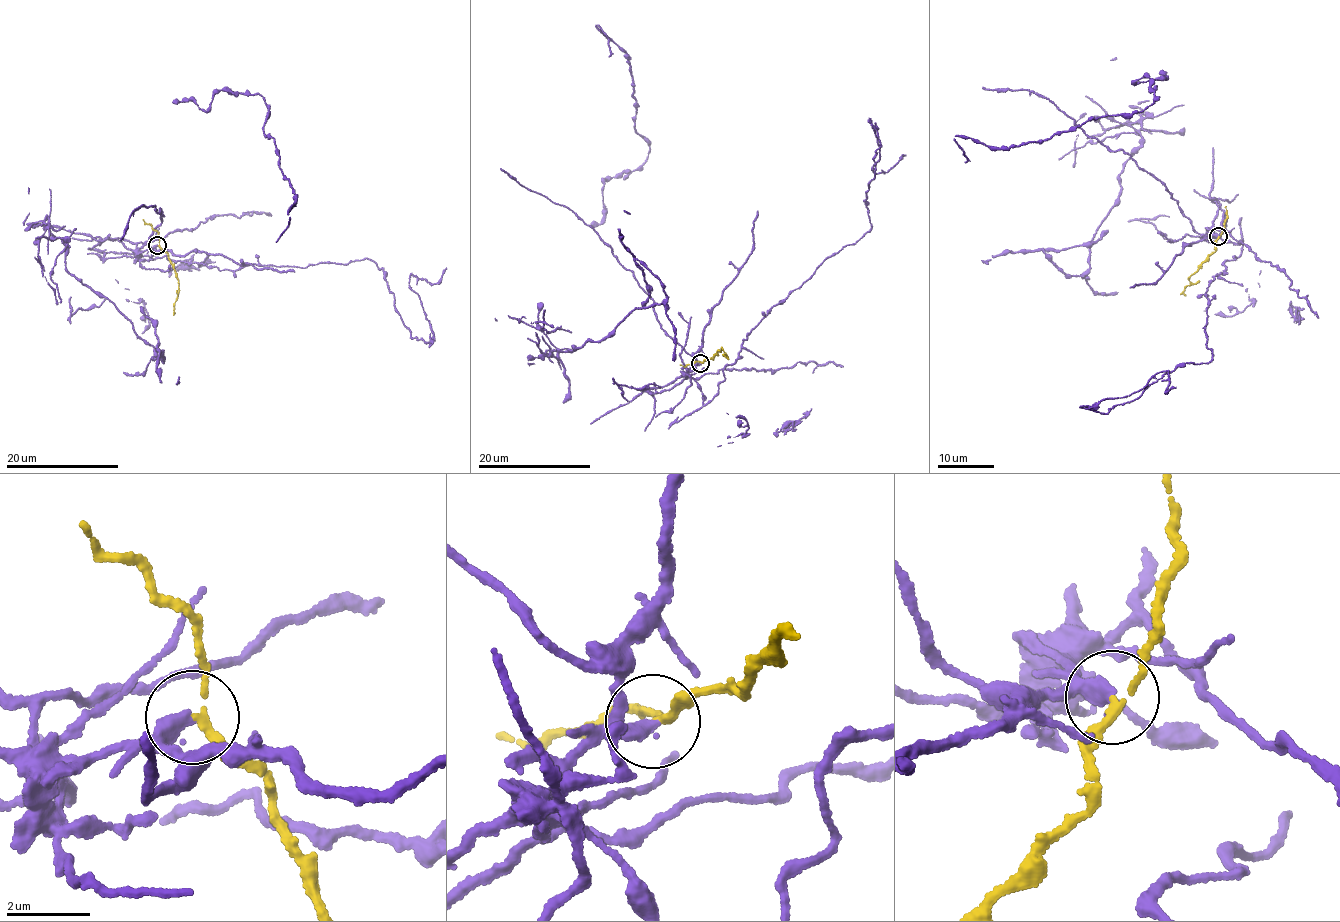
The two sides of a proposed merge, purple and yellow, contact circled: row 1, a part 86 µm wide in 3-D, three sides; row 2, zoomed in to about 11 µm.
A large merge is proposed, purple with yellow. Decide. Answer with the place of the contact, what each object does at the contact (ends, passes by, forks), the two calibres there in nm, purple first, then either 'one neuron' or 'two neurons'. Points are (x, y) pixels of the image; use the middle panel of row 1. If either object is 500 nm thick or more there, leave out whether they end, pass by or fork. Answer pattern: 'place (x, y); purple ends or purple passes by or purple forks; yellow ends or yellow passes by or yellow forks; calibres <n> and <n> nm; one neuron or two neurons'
place (700, 363); purple ends; yellow passes by; calibres 360 and 170 nm; two neurons

